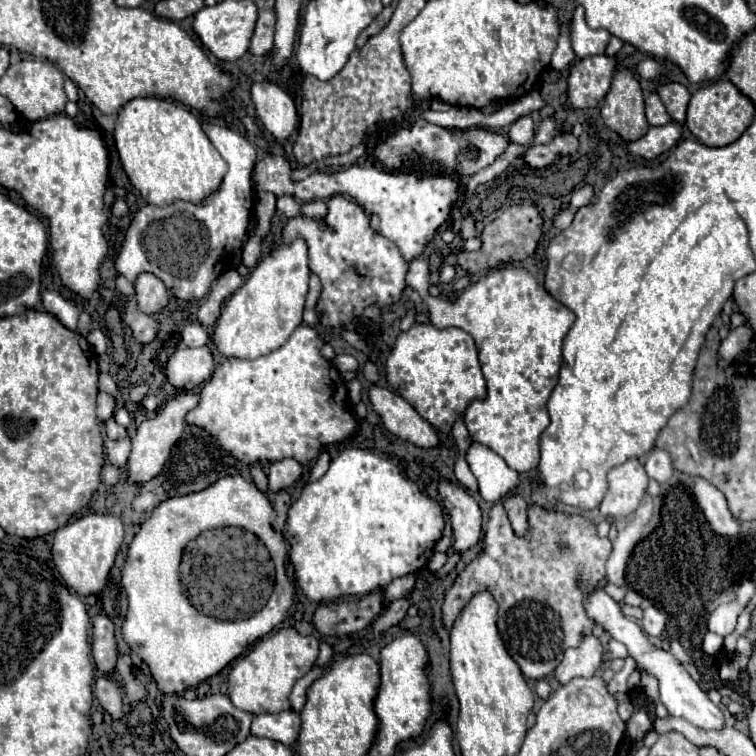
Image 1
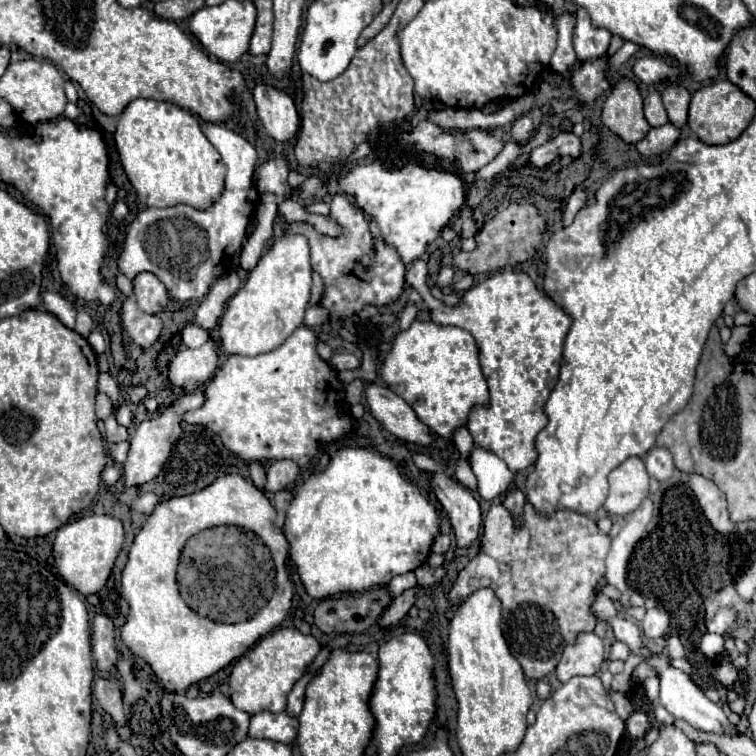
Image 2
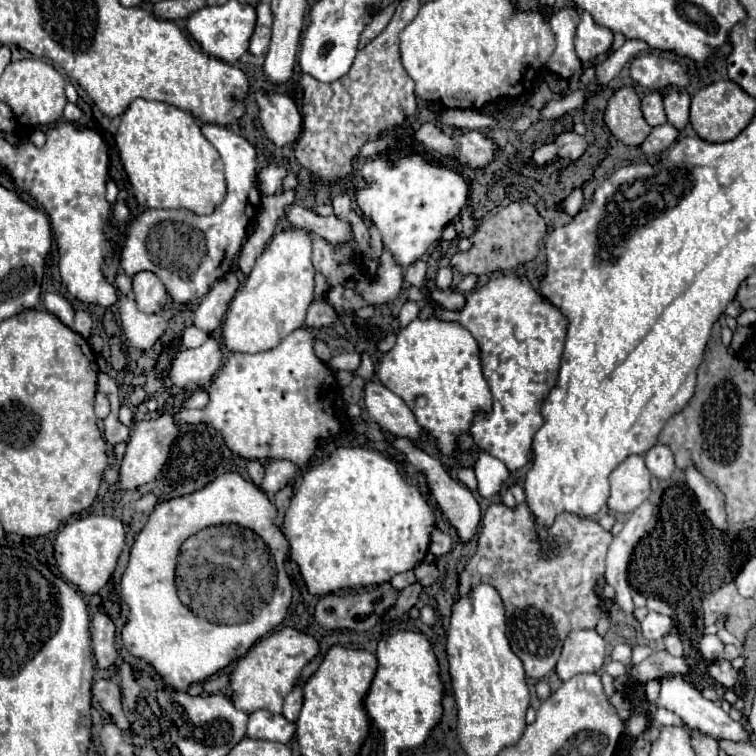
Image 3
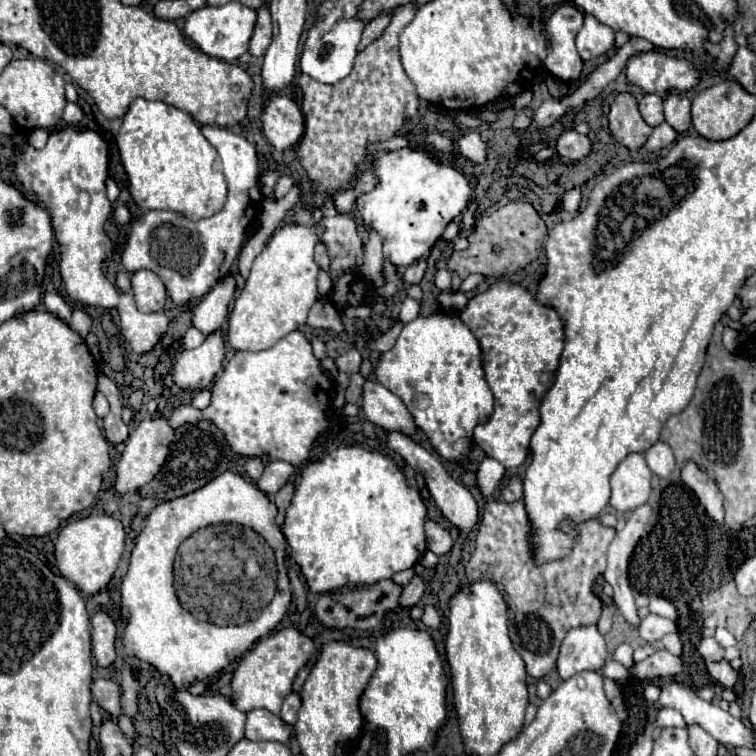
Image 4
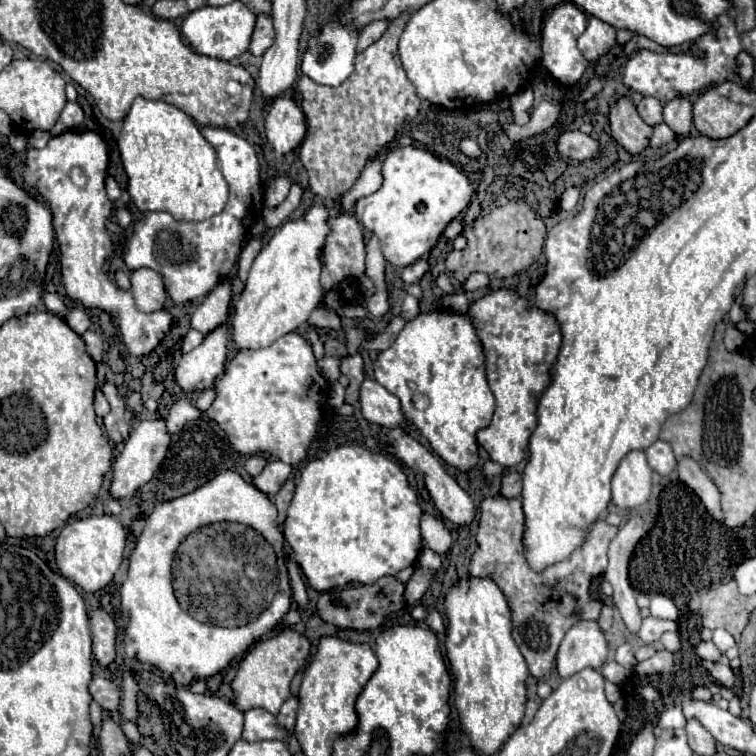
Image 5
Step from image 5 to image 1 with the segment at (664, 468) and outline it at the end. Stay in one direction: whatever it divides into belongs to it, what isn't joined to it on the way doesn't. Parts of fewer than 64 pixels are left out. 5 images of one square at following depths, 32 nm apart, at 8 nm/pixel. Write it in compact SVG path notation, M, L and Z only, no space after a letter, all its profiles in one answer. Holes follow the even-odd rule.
M654 448L654 450L648 454L648 460L646 460L644 468L646 468L646 474L648 474L652 480L656 480L658 484L668 482L668 480L672 478L672 472L674 472L668 452L664 452L664 450L660 450L660 448Z

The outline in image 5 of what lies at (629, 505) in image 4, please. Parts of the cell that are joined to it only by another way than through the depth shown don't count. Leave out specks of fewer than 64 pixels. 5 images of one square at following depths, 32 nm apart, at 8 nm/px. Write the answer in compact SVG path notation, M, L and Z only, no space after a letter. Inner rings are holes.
M640 450L628 452L612 476L612 504L618 510L634 510L648 502L652 468Z

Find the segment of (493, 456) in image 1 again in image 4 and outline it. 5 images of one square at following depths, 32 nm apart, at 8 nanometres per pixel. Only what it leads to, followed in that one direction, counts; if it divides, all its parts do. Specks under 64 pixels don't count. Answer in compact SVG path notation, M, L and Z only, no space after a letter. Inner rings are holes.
M484 456L482 462L478 464L478 470L476 470L476 478L478 478L478 486L480 486L480 492L490 498L494 494L494 490L502 484L502 480L506 478L506 468L490 458L490 456Z

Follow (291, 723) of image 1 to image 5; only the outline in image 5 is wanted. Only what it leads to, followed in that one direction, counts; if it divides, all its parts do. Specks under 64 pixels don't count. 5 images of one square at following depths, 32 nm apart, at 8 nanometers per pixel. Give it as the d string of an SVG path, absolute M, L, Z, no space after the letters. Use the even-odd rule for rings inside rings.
M254 708L244 712L244 734L242 740L256 742L256 740L286 740L288 730L282 728L270 712L262 708Z

